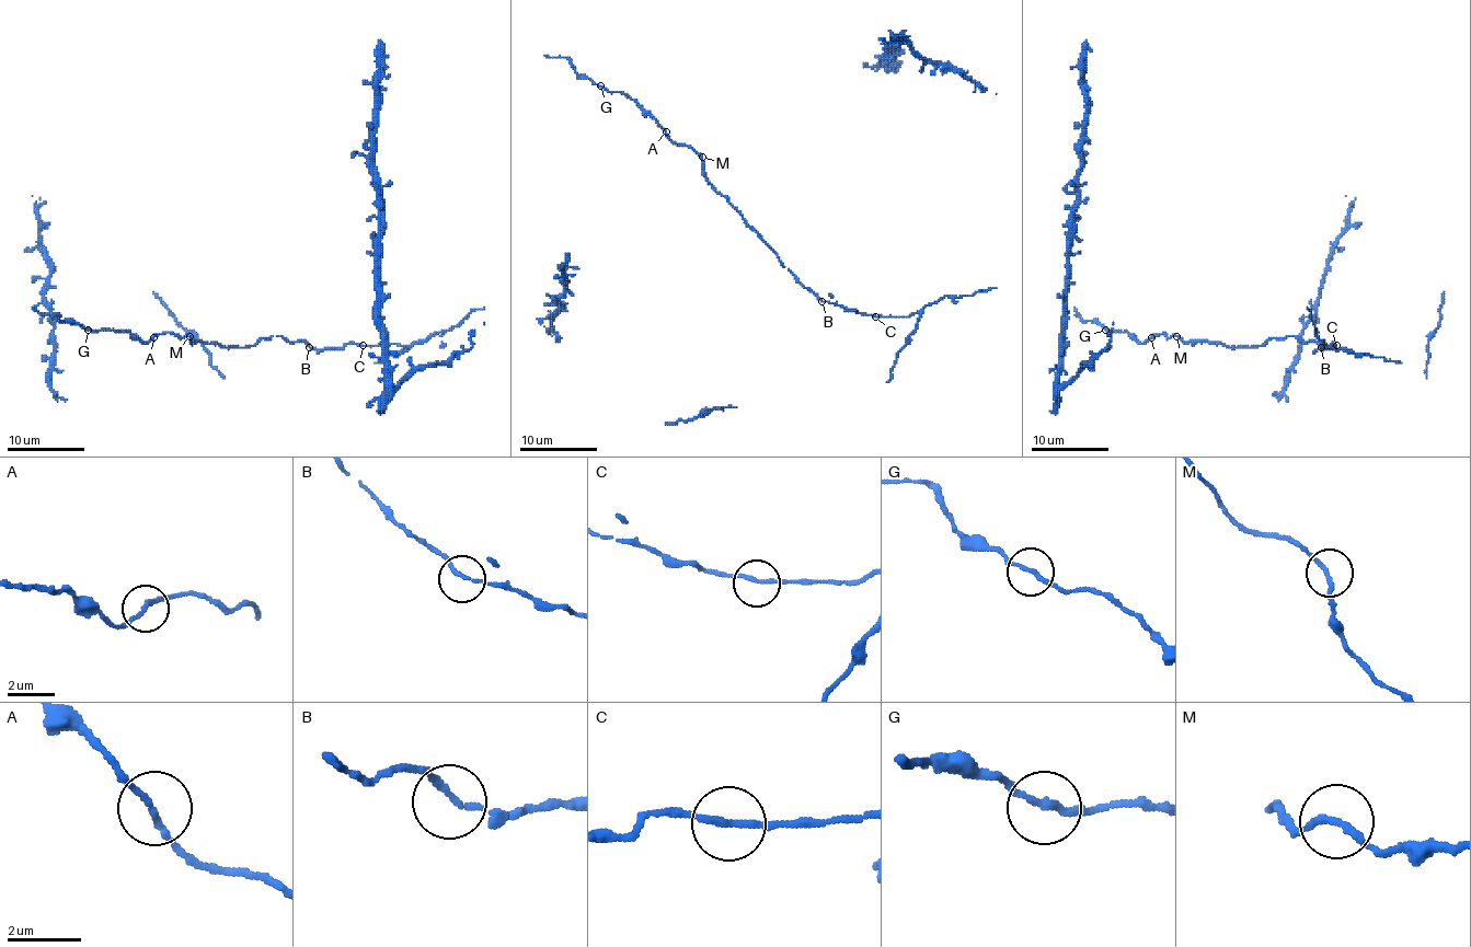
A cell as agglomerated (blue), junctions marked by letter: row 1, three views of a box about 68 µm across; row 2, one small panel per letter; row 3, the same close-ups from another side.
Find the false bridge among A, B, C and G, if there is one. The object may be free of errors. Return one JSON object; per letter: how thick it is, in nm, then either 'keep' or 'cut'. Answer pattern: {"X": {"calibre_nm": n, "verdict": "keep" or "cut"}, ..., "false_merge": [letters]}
{"A": {"calibre_nm": 170, "verdict": "keep"}, "B": {"calibre_nm": 160, "verdict": "keep"}, "C": {"calibre_nm": 170, "verdict": "keep"}, "G": {"calibre_nm": 170, "verdict": "keep"}, "false_merge": []}

